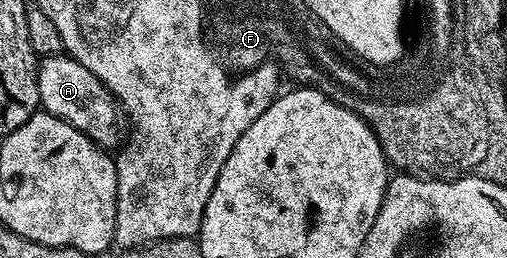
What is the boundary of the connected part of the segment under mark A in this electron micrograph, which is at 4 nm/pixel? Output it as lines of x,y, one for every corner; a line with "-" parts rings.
62,53
44,56
37,64
37,84
39,104
44,111
67,121
99,147
113,149
122,142
121,127
117,124
117,115
119,119
117,100
101,84
99,77
95,77
95,73
79,65
79,61
75,61
72,55

